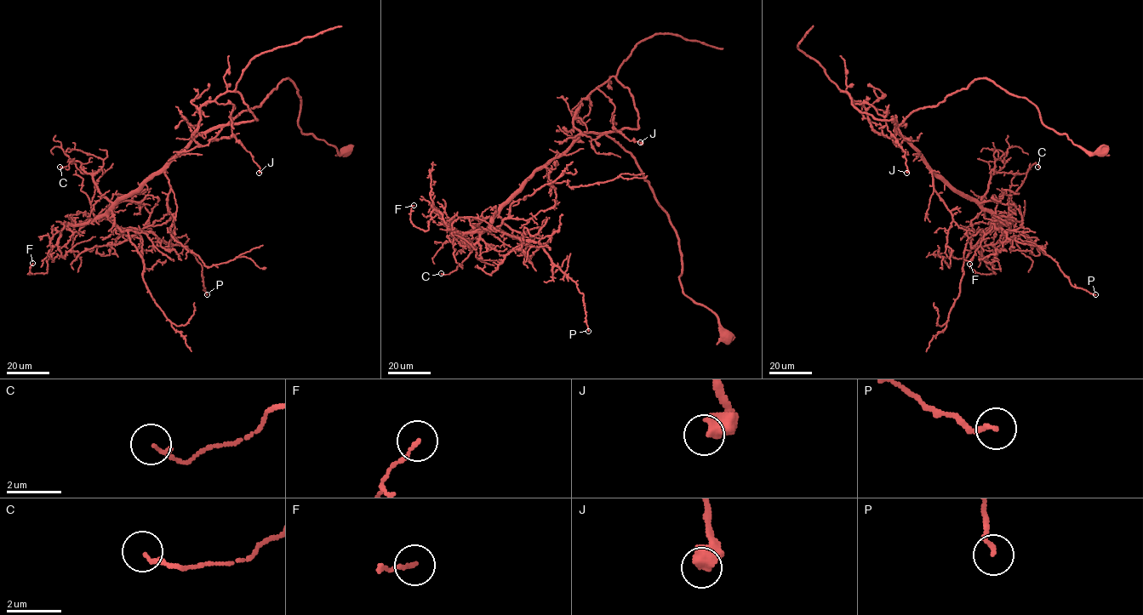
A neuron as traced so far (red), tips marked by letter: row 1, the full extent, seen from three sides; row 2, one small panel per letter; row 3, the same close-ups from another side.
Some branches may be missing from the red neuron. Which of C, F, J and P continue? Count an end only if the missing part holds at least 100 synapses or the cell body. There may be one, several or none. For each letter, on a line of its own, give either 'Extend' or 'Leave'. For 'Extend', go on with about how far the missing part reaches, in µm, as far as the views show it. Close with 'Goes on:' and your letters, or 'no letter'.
C: Leave
F: Leave
J: Leave
P: Leave
Goes on: no letter

